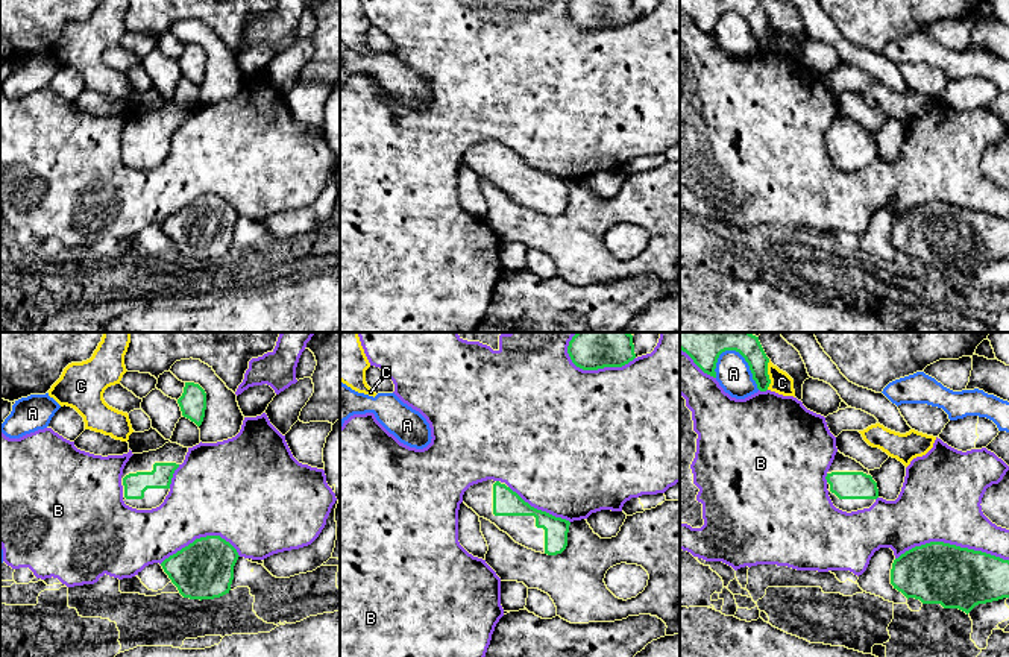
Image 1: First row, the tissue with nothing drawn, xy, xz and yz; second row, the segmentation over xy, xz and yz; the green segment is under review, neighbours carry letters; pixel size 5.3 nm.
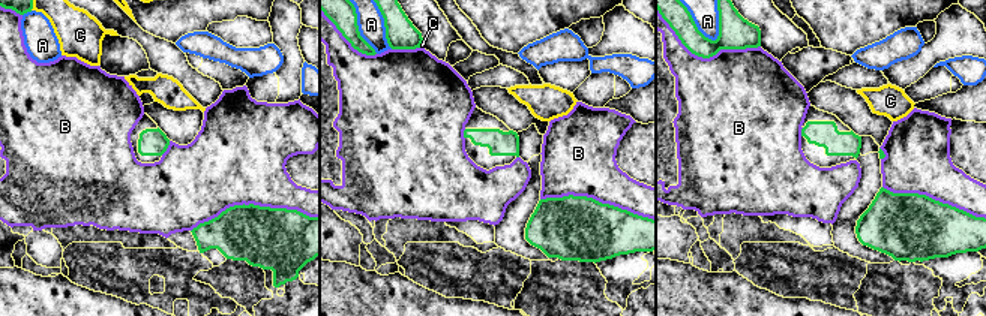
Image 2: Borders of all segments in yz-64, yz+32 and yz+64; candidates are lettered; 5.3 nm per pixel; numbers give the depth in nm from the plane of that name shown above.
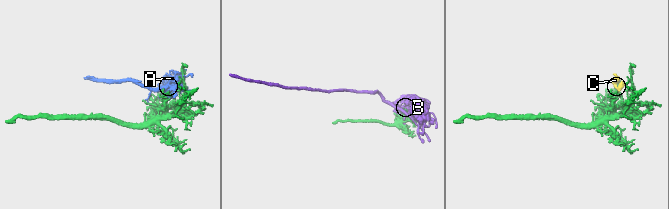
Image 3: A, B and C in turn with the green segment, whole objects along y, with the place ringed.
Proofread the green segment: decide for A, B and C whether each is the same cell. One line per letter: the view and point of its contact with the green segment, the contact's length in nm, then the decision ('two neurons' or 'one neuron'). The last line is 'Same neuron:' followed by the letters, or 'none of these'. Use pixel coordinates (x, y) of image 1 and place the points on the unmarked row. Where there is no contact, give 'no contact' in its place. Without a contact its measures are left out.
A: yz (745, 20) | 280 nm | two neurons
B: yz (952, 205) | 600 nm | two neurons
C: yz (768, 35) | 160 nm | two neurons
Same neuron: none of these

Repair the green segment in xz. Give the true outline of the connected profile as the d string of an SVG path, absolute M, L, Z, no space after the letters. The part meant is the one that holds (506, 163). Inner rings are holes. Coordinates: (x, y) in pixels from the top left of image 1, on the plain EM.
M505 143L473 144L464 152L463 162L528 209L557 215L567 206L571 182L531 167Z

